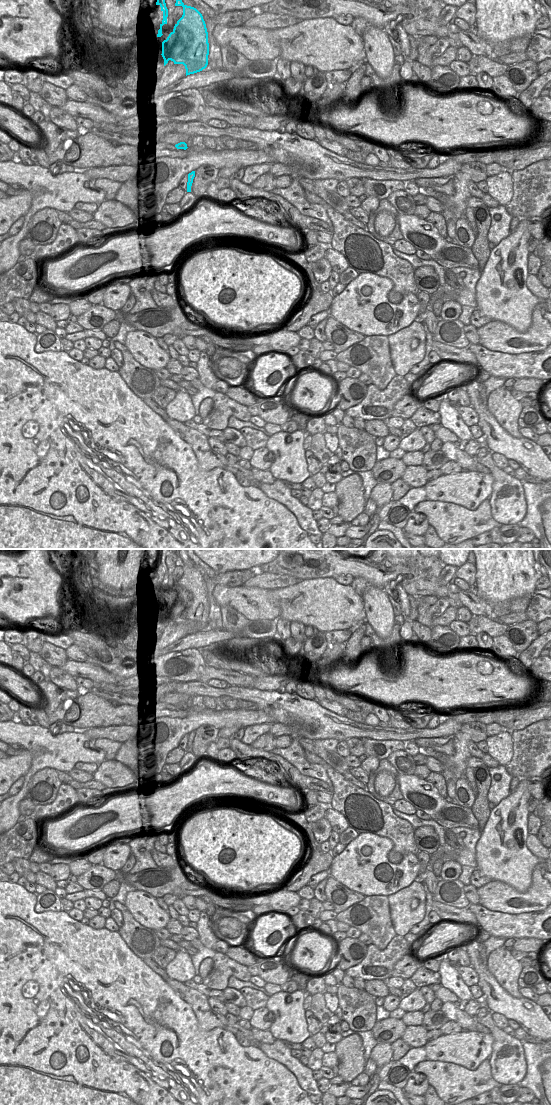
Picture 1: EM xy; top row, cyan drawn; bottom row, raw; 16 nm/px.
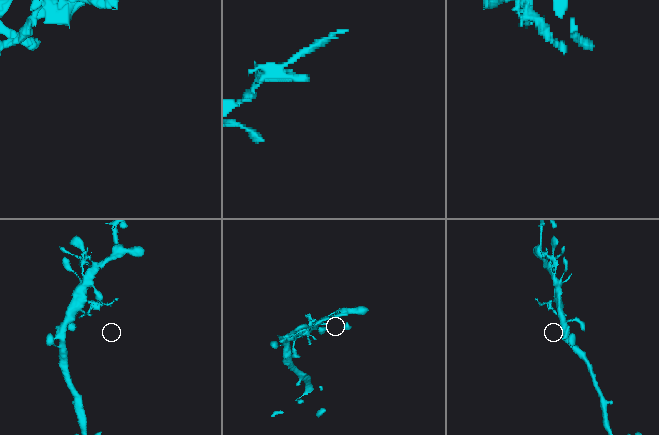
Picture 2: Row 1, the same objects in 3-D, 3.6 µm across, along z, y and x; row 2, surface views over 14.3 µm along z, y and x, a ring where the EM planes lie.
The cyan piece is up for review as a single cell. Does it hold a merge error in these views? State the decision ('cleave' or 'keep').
keep

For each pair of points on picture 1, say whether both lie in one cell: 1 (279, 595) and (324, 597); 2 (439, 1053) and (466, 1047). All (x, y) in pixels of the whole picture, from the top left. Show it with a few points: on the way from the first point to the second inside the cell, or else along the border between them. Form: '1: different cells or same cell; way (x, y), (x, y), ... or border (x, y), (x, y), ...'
1: same cell; way (290, 596), (313, 597)
2: same cell; way (446, 1048), (459, 1048)

